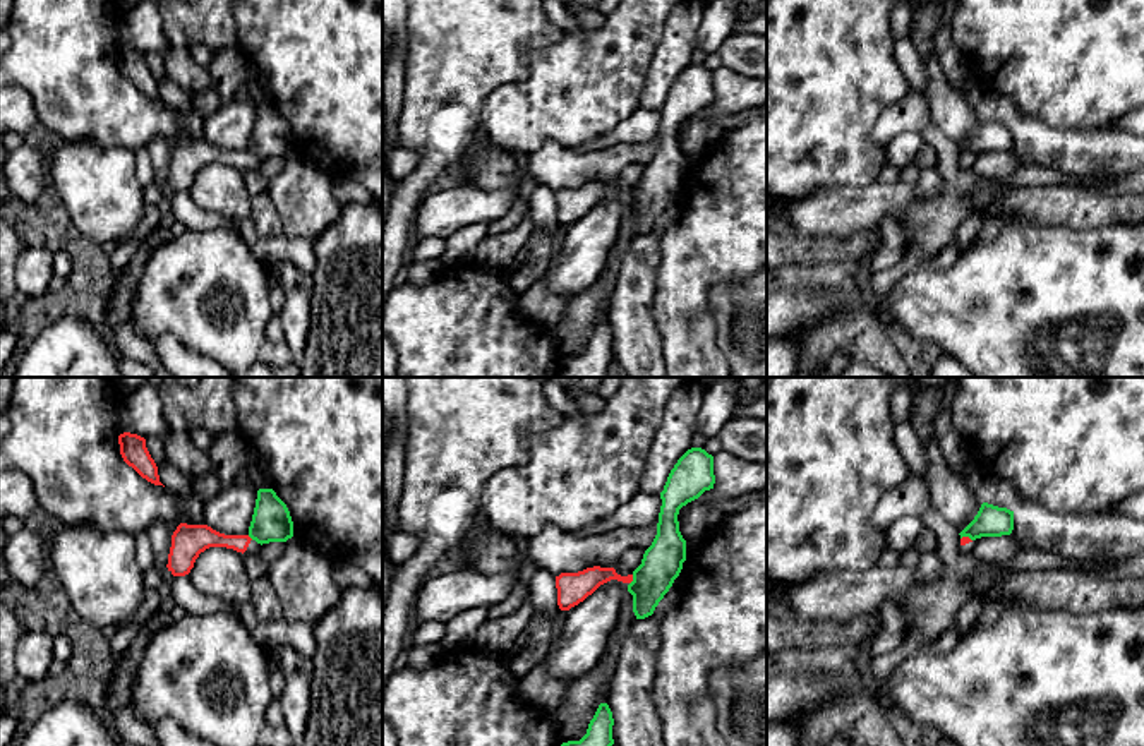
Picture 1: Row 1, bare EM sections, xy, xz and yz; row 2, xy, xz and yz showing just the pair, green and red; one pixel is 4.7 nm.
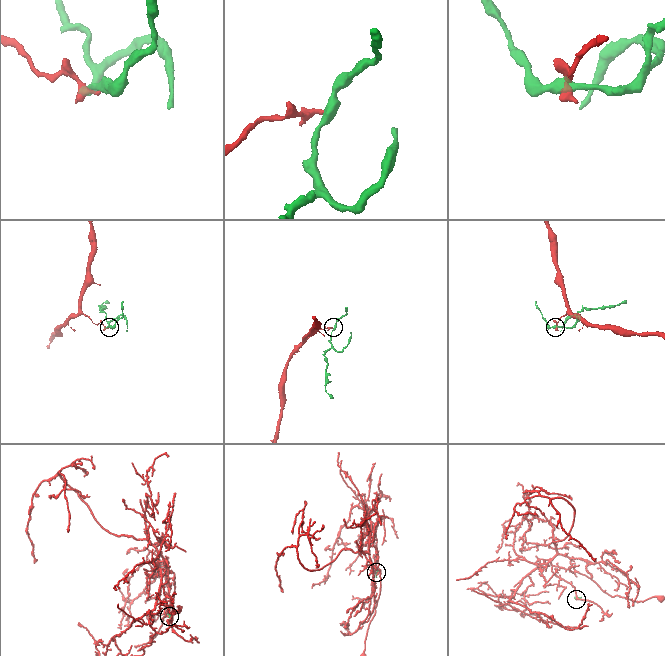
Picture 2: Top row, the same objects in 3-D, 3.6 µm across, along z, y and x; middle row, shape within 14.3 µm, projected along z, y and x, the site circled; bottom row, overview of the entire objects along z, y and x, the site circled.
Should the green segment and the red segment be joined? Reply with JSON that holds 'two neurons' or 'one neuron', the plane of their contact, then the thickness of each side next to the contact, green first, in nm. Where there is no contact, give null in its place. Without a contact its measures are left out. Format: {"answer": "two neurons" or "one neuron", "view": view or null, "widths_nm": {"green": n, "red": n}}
{"answer": "two neurons", "view": "xz", "widths_nm": {"green": 190, "red": 120}}

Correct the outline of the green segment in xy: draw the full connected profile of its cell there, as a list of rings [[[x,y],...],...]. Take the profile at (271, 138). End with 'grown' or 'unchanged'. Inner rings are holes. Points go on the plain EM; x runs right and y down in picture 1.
[[[259,105],[249,153],[257,159],[286,158],[293,153],[293,137],[286,120],[273,105]]] | unchanged

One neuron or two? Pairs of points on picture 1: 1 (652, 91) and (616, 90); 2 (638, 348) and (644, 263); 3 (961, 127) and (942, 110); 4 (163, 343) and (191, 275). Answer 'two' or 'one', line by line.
1: two
2: one
3: one
4: two

